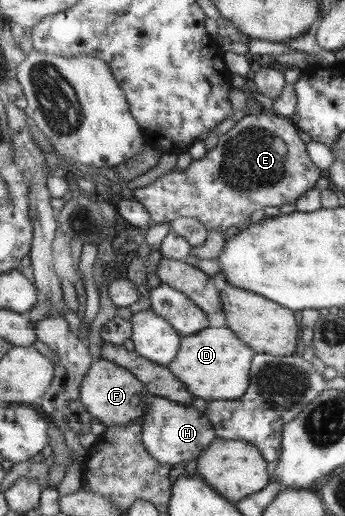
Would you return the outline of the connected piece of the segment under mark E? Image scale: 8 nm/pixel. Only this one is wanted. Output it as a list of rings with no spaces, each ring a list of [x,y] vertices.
[[[259,110],[237,122],[224,135],[219,136],[216,147],[206,155],[194,160],[183,171],[172,170],[167,175],[156,179],[152,184],[133,191],[134,197],[143,203],[150,212],[154,223],[171,223],[179,217],[195,217],[208,230],[215,229],[226,237],[226,231],[246,223],[254,211],[265,207],[282,207],[286,203],[296,204],[300,197],[316,188],[318,179],[322,177],[322,169],[318,168],[308,154],[307,144],[300,139],[299,127],[291,118],[277,116],[273,112]]]

